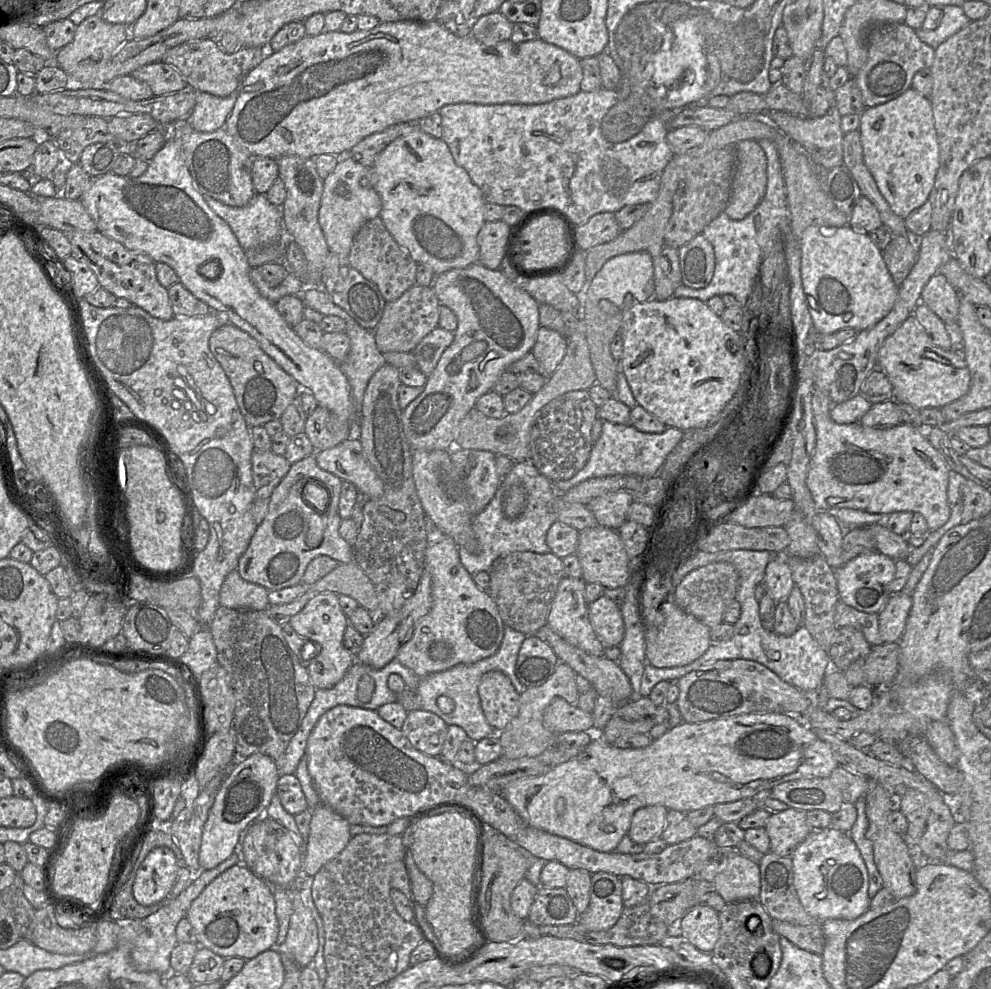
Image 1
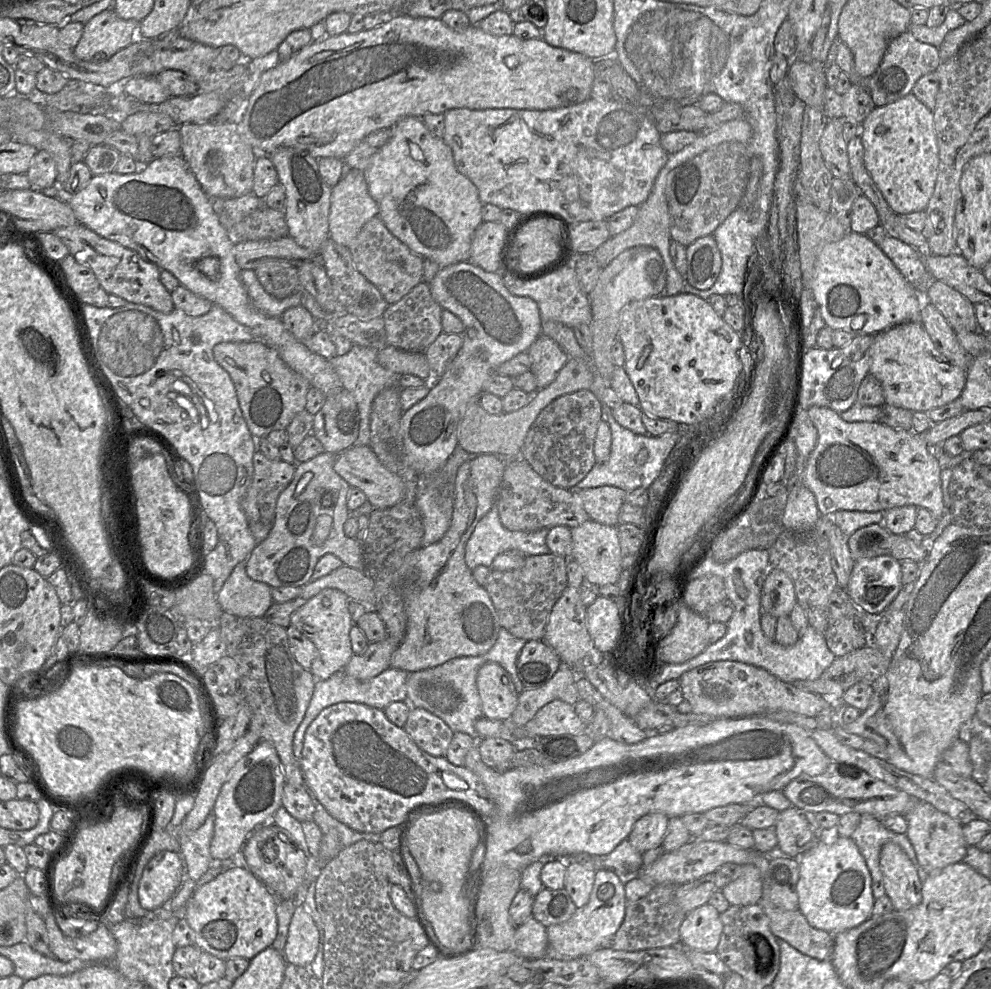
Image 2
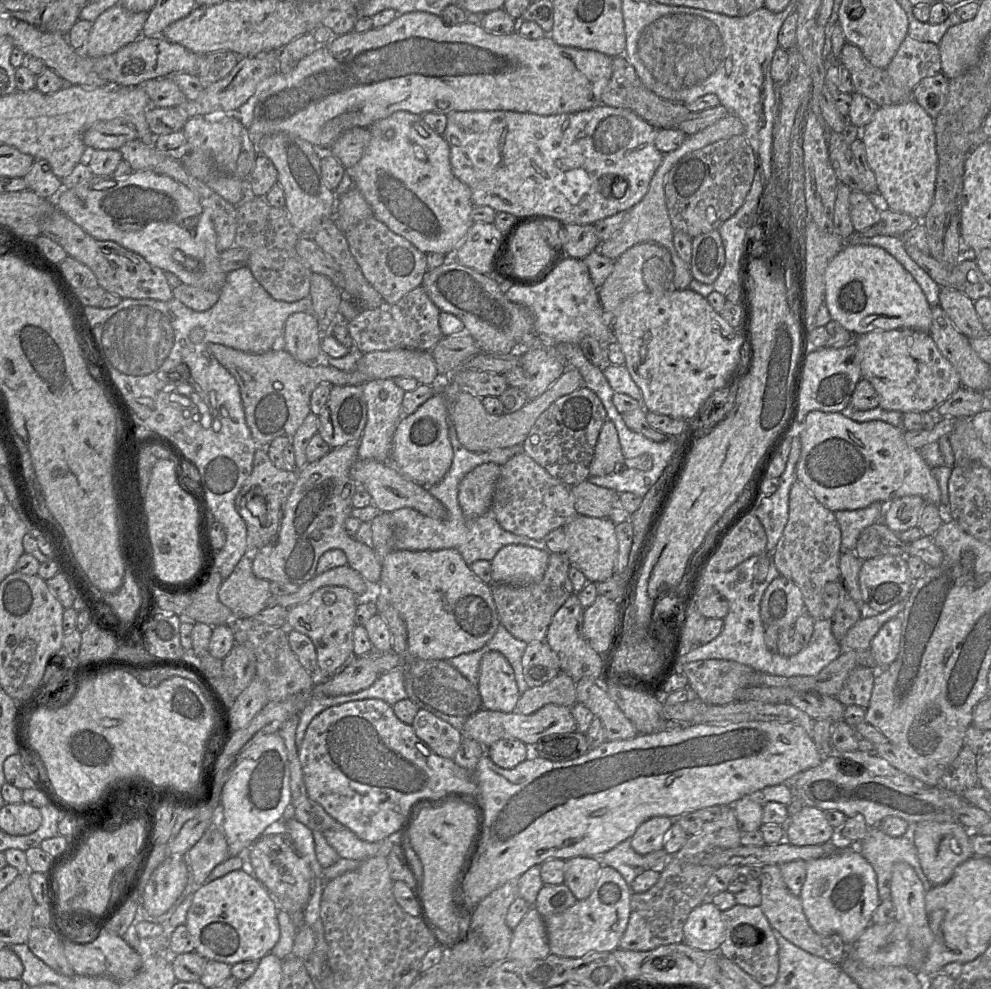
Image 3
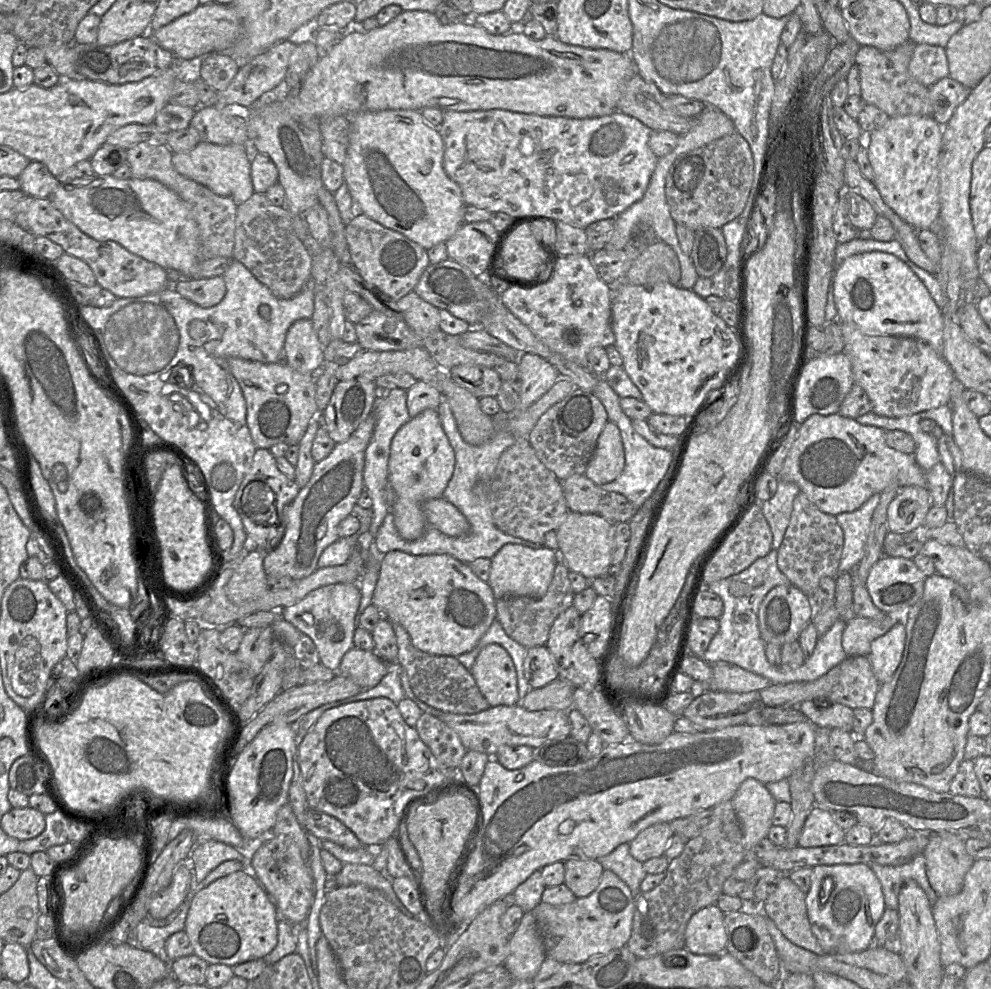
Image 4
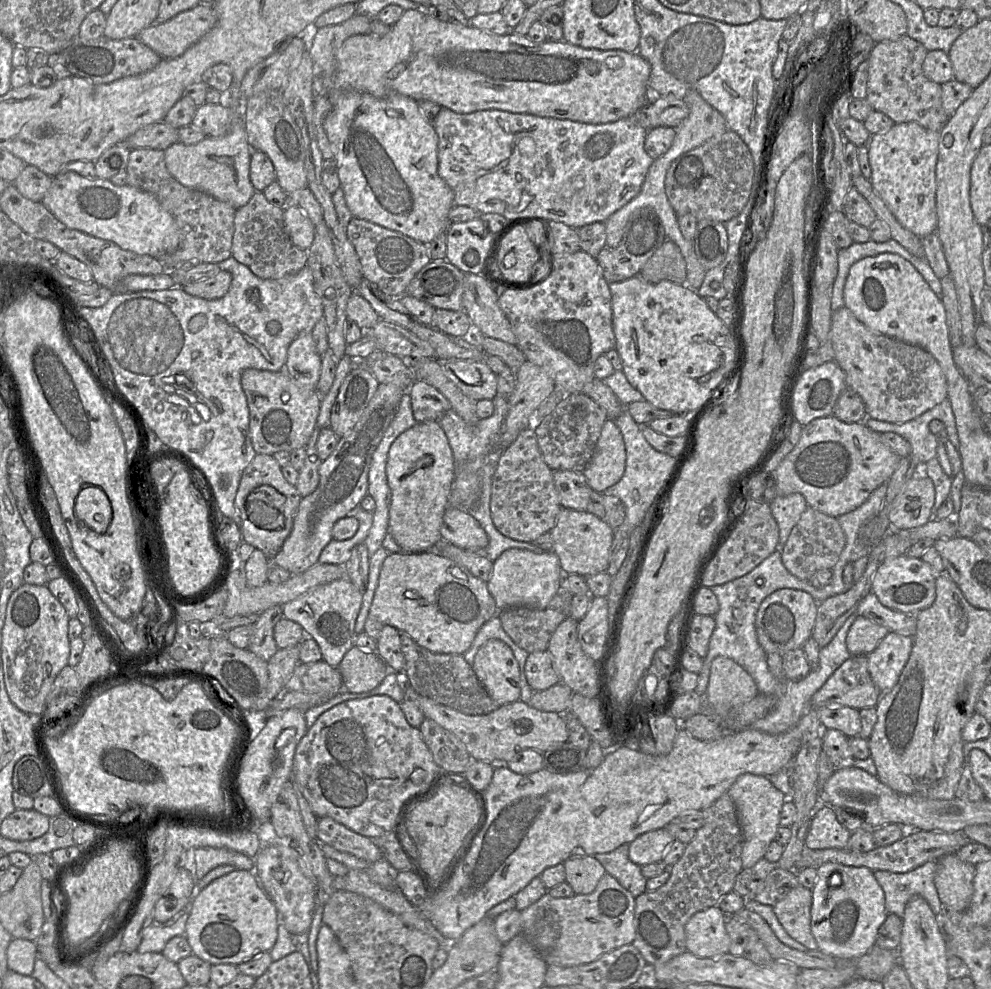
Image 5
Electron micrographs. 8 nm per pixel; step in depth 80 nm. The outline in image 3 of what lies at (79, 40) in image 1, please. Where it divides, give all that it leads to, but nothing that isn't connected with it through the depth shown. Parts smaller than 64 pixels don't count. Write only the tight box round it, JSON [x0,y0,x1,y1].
[77,3,148,58]

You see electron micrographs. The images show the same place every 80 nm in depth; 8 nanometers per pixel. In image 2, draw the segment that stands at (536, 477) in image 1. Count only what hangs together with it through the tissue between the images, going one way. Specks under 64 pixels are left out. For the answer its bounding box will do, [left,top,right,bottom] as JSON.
[465,504,551,570]

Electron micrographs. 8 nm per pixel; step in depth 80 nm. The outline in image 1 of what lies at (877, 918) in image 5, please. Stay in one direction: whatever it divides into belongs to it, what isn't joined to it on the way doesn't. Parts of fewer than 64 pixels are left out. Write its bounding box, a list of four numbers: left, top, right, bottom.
[792,826,870,921]

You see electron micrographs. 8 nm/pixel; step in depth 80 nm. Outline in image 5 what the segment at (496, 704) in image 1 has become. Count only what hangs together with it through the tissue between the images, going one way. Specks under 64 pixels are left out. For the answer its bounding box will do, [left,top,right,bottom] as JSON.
[472,639,520,705]

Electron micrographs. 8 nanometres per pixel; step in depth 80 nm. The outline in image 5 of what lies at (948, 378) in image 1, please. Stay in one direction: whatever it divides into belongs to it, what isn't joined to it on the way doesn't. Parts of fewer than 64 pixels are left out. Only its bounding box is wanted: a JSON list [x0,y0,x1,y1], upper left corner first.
[829,306,948,423]

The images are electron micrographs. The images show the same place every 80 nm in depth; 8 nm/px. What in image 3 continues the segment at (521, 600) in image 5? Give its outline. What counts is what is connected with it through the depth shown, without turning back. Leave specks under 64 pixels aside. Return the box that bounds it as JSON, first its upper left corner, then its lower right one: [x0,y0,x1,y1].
[491,544,550,584]

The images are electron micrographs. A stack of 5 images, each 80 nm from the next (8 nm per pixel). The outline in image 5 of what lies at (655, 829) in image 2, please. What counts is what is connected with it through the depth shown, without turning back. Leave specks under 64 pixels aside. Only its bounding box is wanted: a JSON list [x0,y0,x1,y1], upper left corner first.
[629,828,674,867]

